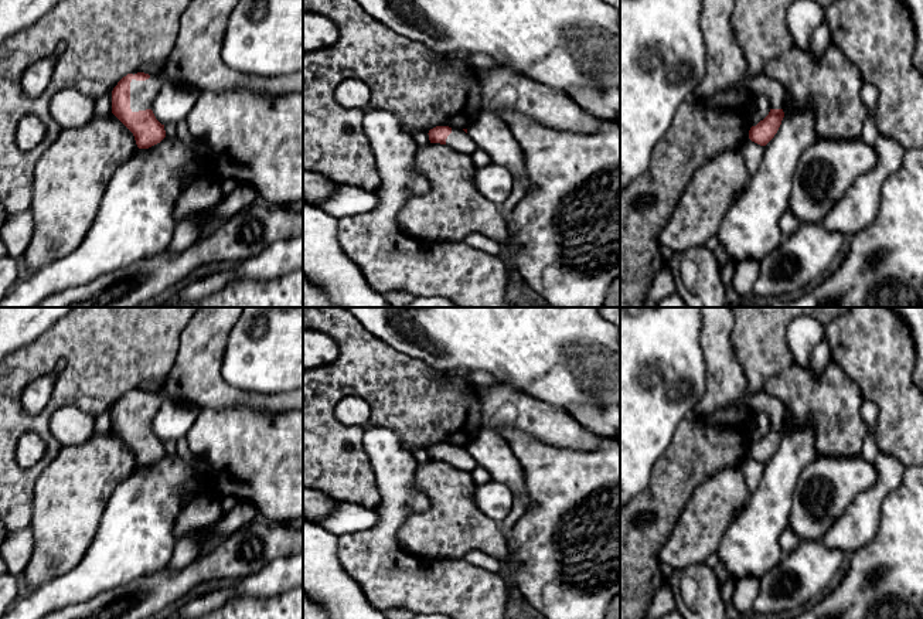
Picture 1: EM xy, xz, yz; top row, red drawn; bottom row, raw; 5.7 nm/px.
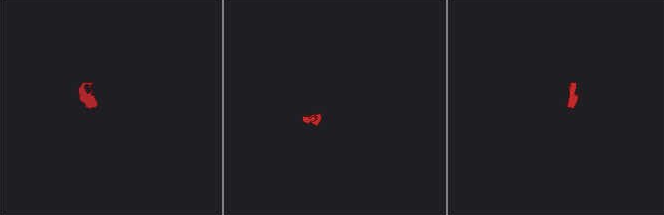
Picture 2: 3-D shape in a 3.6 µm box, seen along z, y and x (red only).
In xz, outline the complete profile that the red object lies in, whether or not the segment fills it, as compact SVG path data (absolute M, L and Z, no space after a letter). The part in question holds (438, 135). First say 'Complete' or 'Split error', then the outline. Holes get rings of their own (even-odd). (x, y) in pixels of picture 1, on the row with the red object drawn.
Split error. M436 126L429 130L430 143L440 143L452 147L453 150L471 156L477 144L467 133L467 129L454 129L449 126Z

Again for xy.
Split error. M191 0L180 18L176 44L159 75L144 72L127 74L112 91L112 113L133 133L139 149L149 149L166 137L151 105L164 84L185 85L200 92L225 92L228 89L249 89L262 95L286 95L303 91L303 71L286 76L263 78L238 72L229 68L222 57L222 41L231 11L239 0Z

